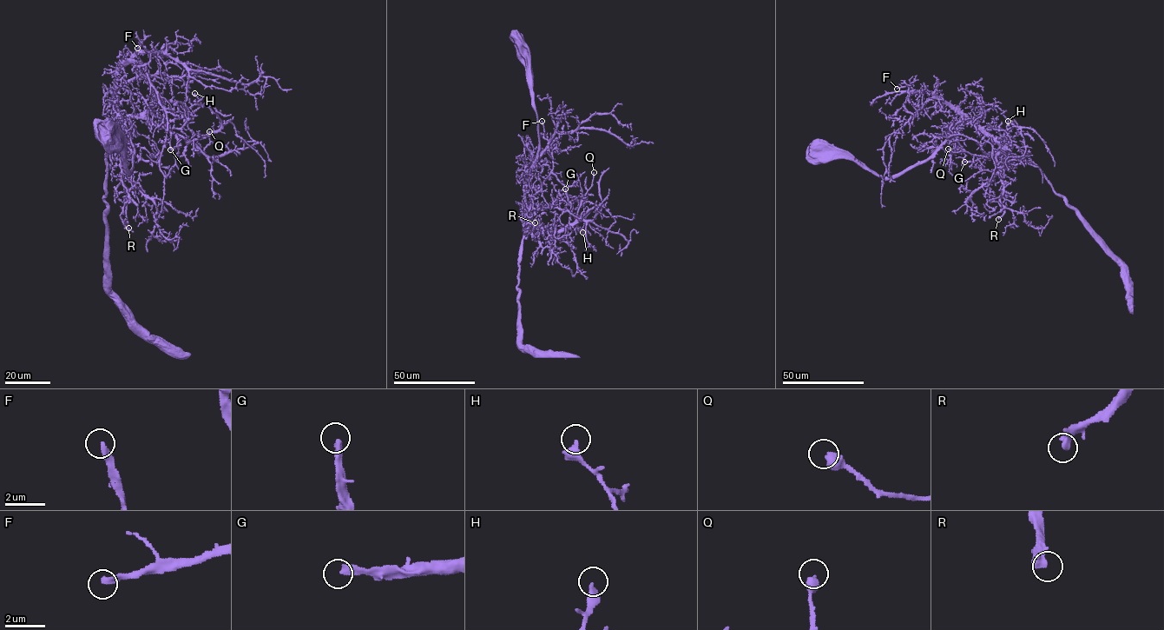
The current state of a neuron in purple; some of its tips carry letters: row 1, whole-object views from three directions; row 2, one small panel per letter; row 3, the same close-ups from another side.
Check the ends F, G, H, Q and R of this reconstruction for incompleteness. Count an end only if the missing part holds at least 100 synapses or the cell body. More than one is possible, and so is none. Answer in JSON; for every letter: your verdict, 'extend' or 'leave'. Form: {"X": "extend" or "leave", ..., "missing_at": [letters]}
{"F": "leave", "G": "leave", "H": "leave", "Q": "leave", "R": "extend", "missing_at": ["R"]}

